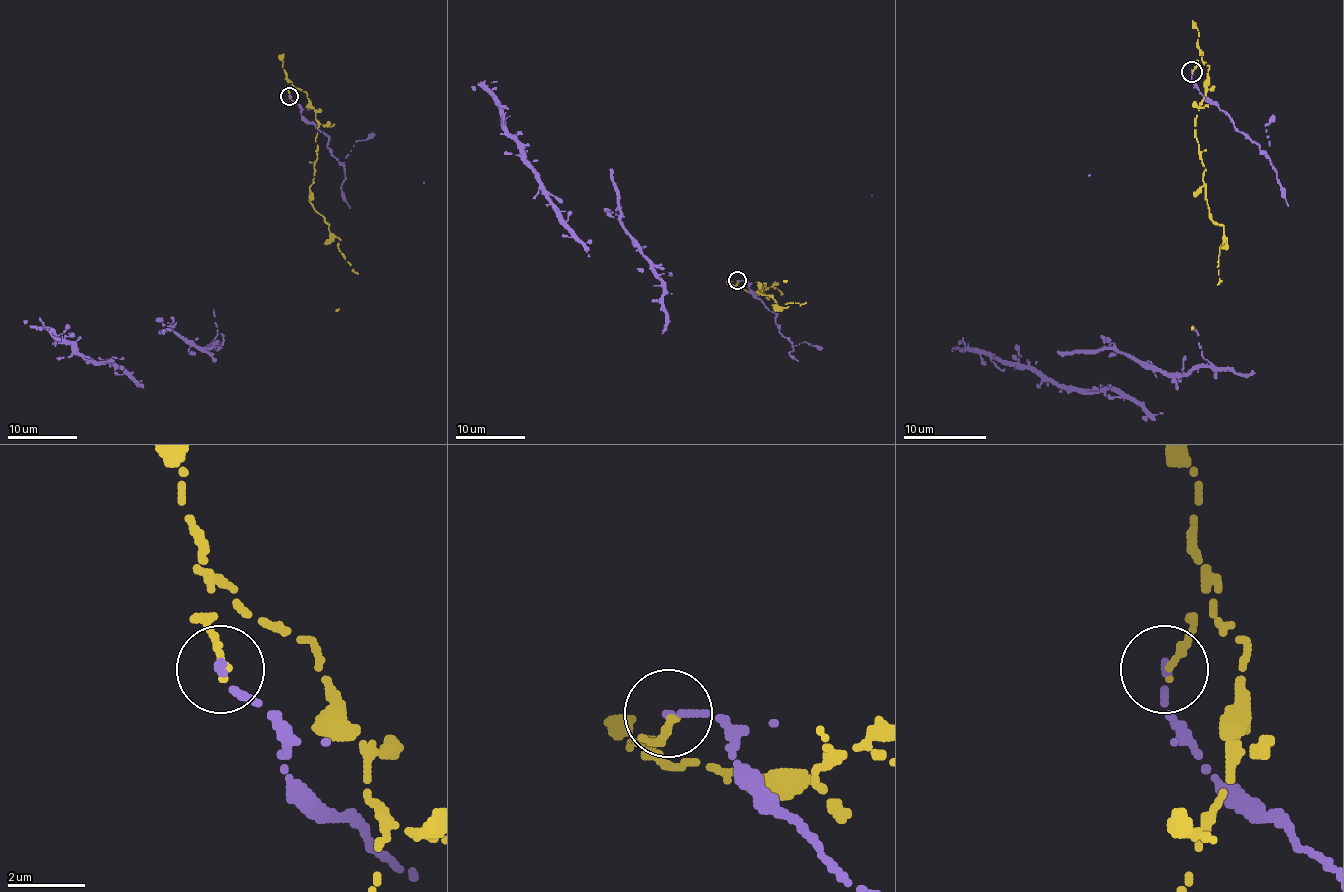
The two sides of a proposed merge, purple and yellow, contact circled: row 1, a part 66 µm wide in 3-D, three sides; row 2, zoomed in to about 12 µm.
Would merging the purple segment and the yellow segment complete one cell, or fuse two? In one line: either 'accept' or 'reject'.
reject

